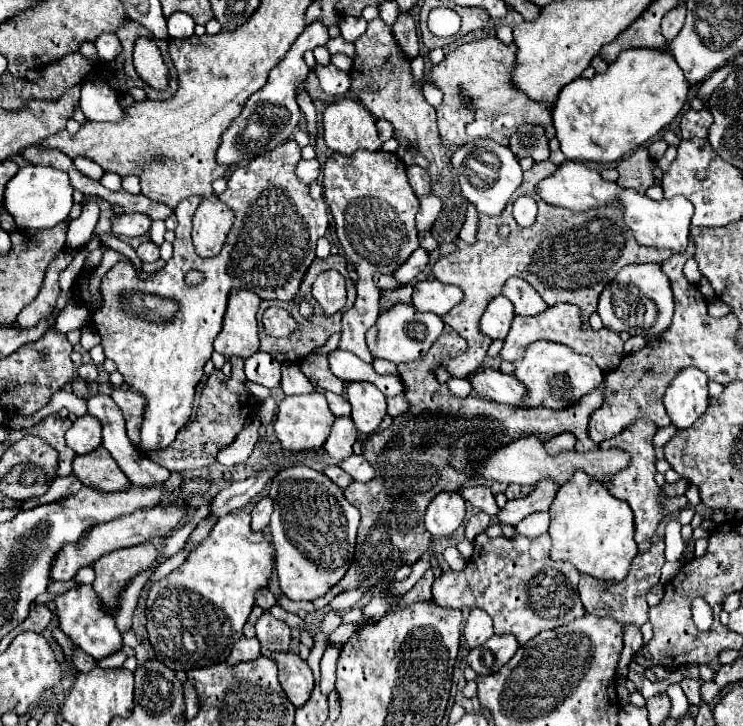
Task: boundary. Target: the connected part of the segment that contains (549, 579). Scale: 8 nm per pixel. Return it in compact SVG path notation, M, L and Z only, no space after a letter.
M478 535L474 541L474 555L462 571L442 571L432 585L432 599L440 607L450 609L484 609L493 621L496 635L512 633L520 645L536 637L544 629L566 625L586 611L578 597L580 573L564 561L550 559L550 537L536 539L522 537L488 537Z

